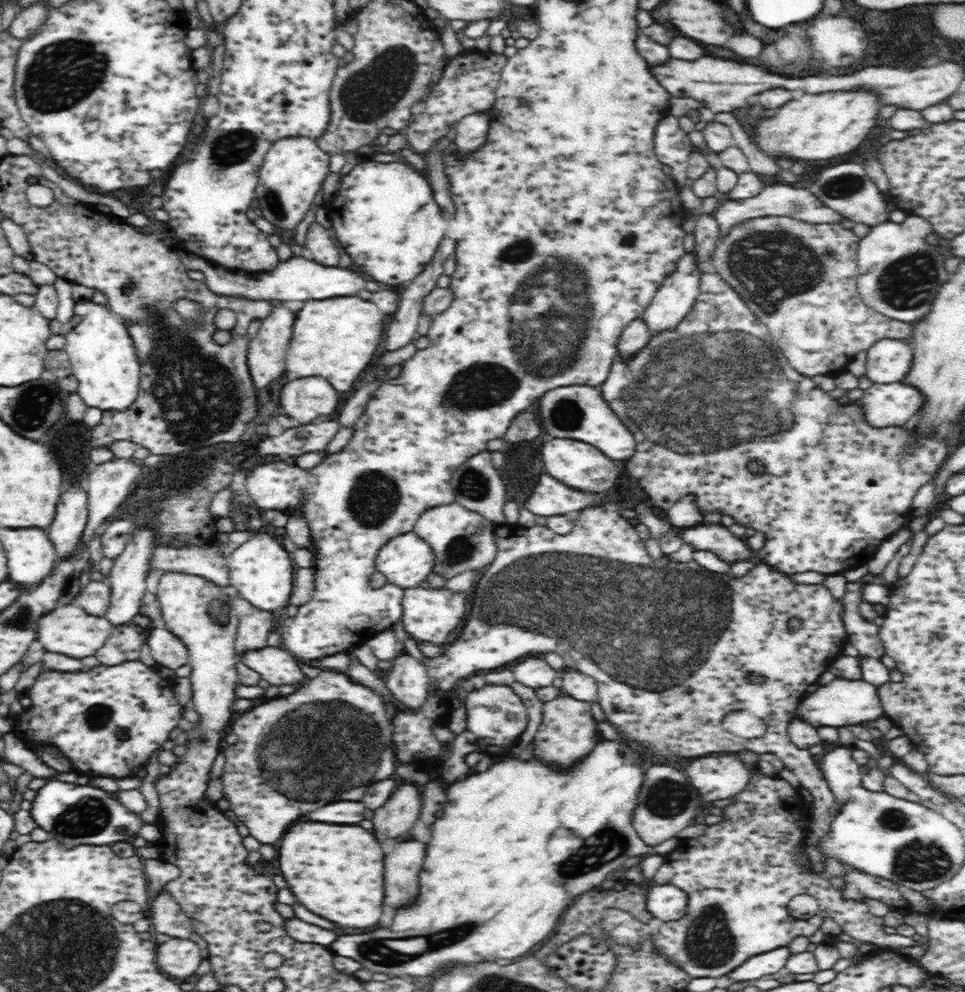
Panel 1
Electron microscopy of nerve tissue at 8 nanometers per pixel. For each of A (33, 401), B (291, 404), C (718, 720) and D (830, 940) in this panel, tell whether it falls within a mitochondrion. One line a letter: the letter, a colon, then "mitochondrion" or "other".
A: mitochondrion
B: other
C: other
D: other

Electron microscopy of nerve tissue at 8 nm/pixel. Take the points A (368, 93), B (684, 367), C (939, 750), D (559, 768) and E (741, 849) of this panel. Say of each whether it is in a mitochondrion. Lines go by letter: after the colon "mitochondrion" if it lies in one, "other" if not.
A: mitochondrion
B: mitochondrion
C: other
D: other
E: other

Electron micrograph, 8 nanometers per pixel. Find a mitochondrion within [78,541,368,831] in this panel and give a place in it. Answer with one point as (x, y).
(99, 714)

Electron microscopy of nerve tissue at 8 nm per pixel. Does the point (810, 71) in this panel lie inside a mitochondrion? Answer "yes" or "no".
no

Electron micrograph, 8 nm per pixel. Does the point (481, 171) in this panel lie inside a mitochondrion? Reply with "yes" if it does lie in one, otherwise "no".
no

